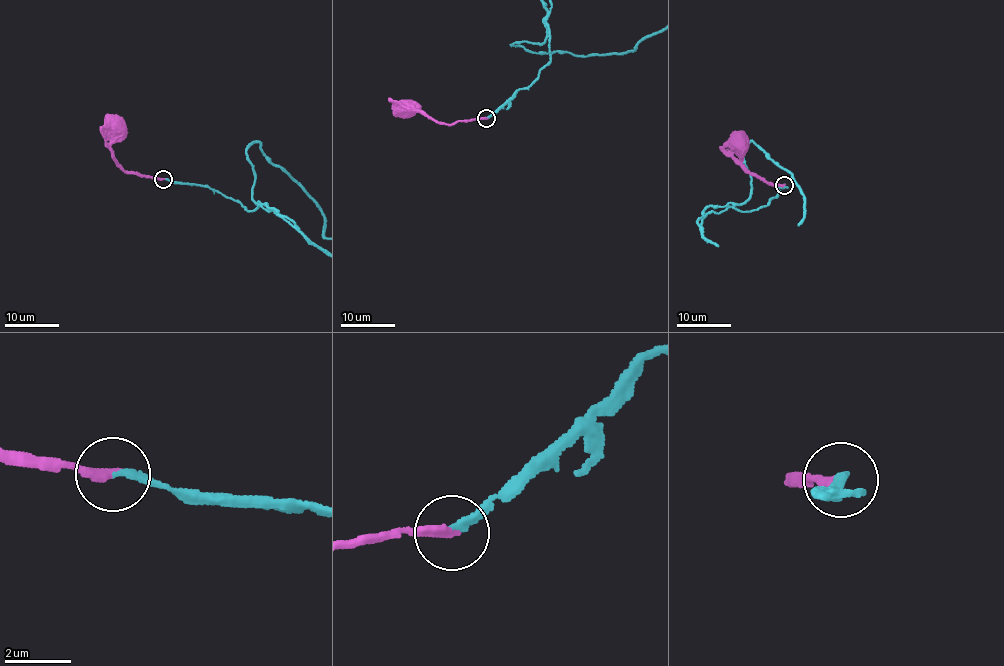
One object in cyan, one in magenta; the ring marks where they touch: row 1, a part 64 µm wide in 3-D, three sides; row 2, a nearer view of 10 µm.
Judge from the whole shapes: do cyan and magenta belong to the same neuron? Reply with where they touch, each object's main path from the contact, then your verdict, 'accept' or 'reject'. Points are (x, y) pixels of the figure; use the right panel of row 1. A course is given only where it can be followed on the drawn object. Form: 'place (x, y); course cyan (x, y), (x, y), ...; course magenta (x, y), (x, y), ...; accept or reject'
place (784, 185); course magenta (784, 185), (766, 183), (741, 163), (734, 145), (737, 141); accept

